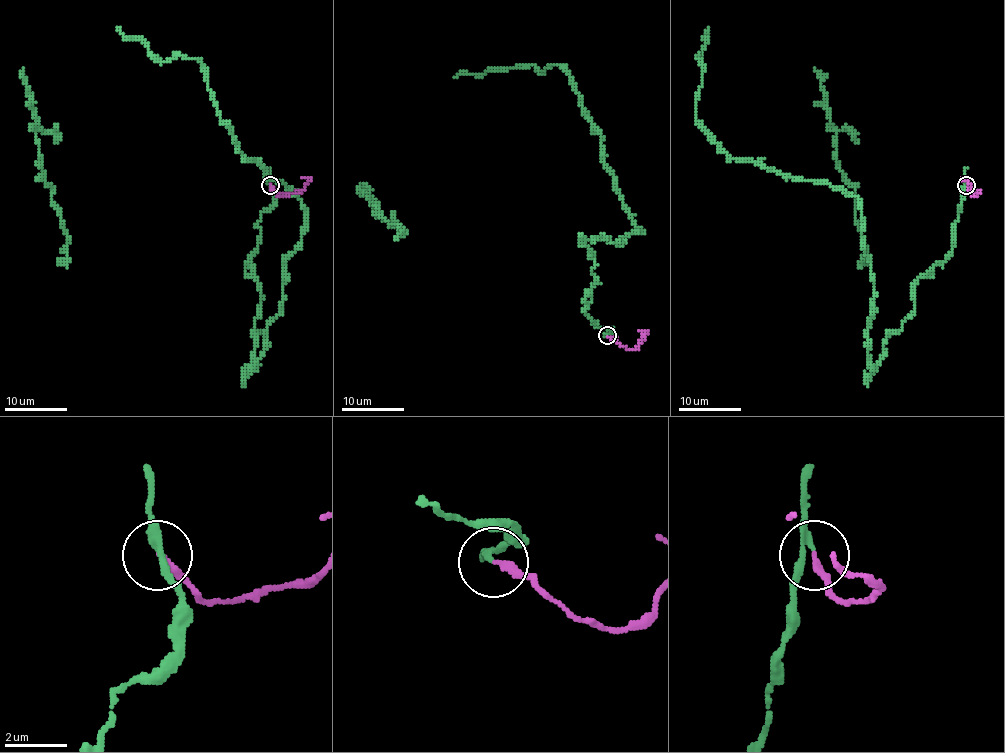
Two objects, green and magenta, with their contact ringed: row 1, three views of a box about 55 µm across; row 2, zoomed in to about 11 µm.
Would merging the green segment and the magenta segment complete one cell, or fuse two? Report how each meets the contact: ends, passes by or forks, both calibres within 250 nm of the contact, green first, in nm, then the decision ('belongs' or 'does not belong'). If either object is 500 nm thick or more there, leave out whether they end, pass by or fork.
green passes by; magenta ends; calibres 190 and 220 nm; does not belong

